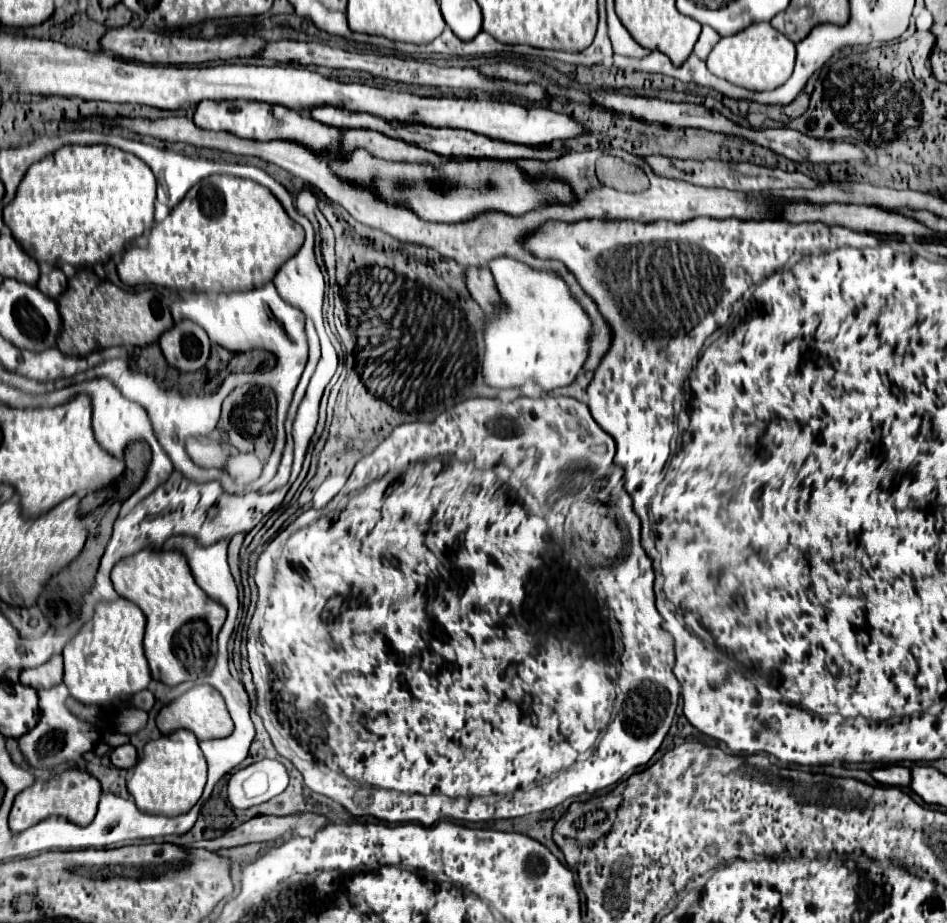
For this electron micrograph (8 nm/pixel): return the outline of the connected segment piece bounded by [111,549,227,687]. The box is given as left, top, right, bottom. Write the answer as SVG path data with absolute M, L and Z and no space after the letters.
M147 551L127 557L111 571L115 591L135 603L145 619L145 655L151 677L169 687L183 681L201 683L201 675L211 673L217 659L217 635L225 623L227 609L207 597L195 583L187 561L177 551Z

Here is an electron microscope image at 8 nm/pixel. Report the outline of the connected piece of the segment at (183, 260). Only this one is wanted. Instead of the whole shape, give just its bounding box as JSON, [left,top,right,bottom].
[117,175,303,293]

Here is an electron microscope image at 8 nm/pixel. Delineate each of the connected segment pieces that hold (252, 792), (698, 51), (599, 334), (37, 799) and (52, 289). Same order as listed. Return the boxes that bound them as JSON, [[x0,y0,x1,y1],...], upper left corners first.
[[229,759,289,809],[695,25,719,59],[583,313,611,371],[9,771,101,833],[37,267,67,299]]

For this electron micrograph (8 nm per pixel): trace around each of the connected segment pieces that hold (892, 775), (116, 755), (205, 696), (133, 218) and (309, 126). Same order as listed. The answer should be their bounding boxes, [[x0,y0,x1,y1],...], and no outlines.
[[871,765,911,787],[111,743,137,769],[157,685,233,739],[3,145,155,267],[193,101,335,145]]

